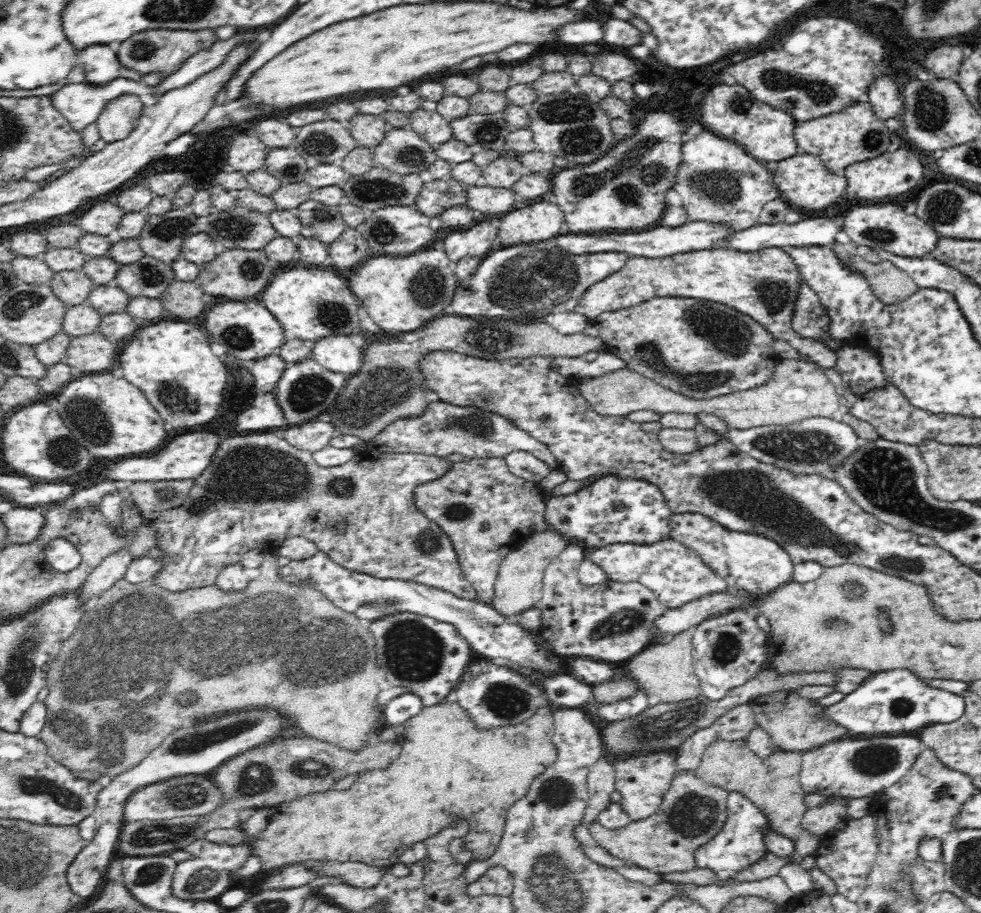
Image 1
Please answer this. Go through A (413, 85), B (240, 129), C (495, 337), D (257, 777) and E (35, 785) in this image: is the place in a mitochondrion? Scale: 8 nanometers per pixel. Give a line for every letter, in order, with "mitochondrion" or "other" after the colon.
A: other
B: other
C: mitochondrion
D: mitochondrion
E: mitochondrion

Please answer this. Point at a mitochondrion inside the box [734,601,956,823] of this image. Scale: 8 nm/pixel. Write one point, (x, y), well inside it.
(878, 760)

